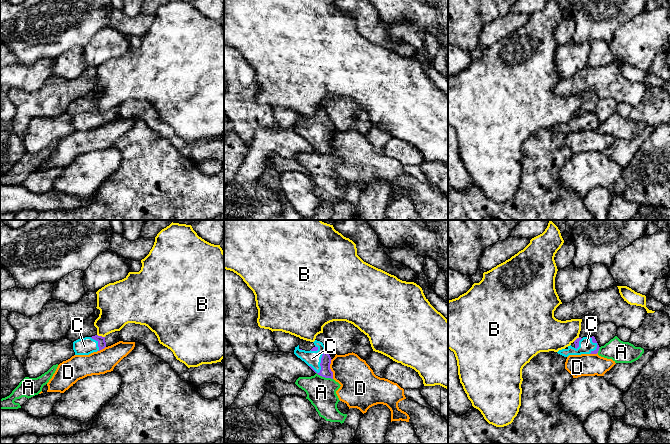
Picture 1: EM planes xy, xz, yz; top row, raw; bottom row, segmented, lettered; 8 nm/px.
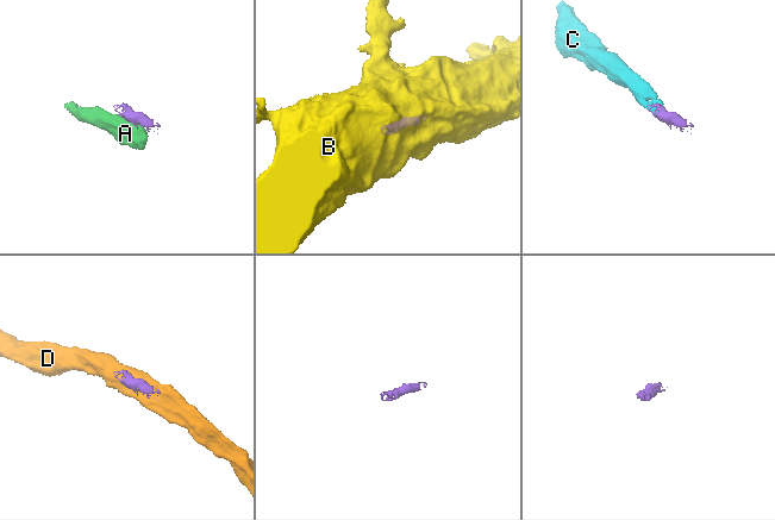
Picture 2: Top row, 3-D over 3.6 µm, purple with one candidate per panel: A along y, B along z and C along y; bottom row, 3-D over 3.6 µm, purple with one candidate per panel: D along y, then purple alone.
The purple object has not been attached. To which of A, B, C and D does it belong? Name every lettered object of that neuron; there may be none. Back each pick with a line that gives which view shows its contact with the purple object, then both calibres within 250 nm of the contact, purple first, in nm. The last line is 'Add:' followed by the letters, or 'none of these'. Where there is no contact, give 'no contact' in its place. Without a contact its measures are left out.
C: contact in xz; calibres 90 and 130 nm
Add: C

